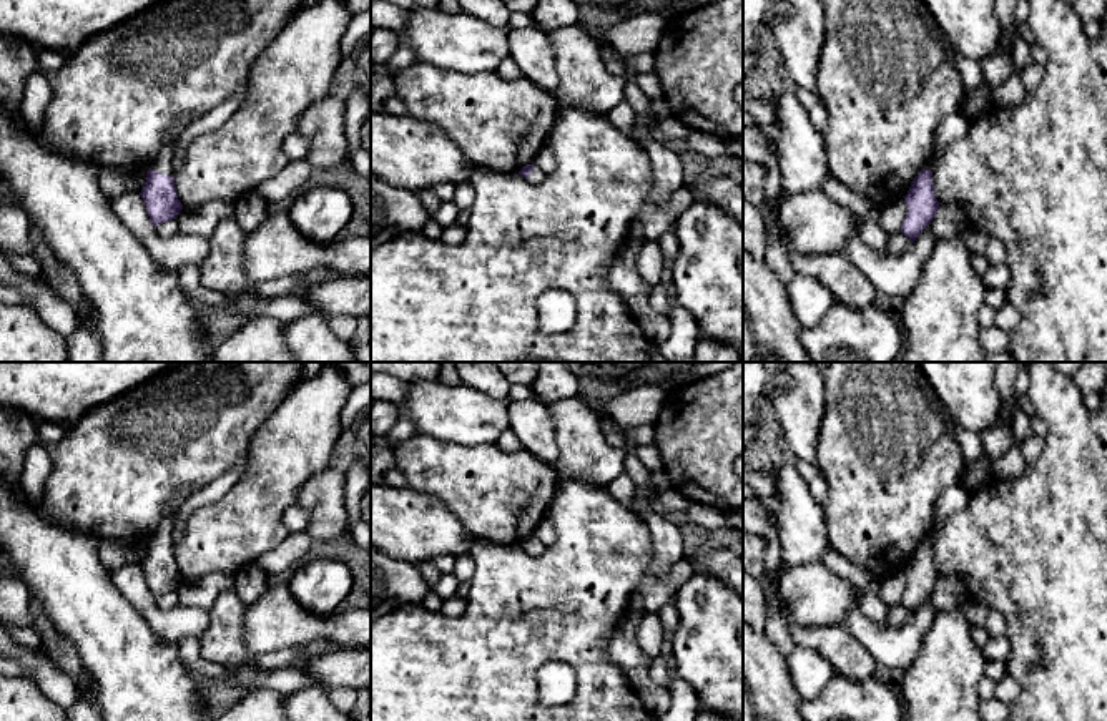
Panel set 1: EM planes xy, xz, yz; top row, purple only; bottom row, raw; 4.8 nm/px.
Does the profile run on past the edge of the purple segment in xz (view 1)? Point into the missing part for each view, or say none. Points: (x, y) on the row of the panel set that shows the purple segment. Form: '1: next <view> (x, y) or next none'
1: next xz (537, 175)

